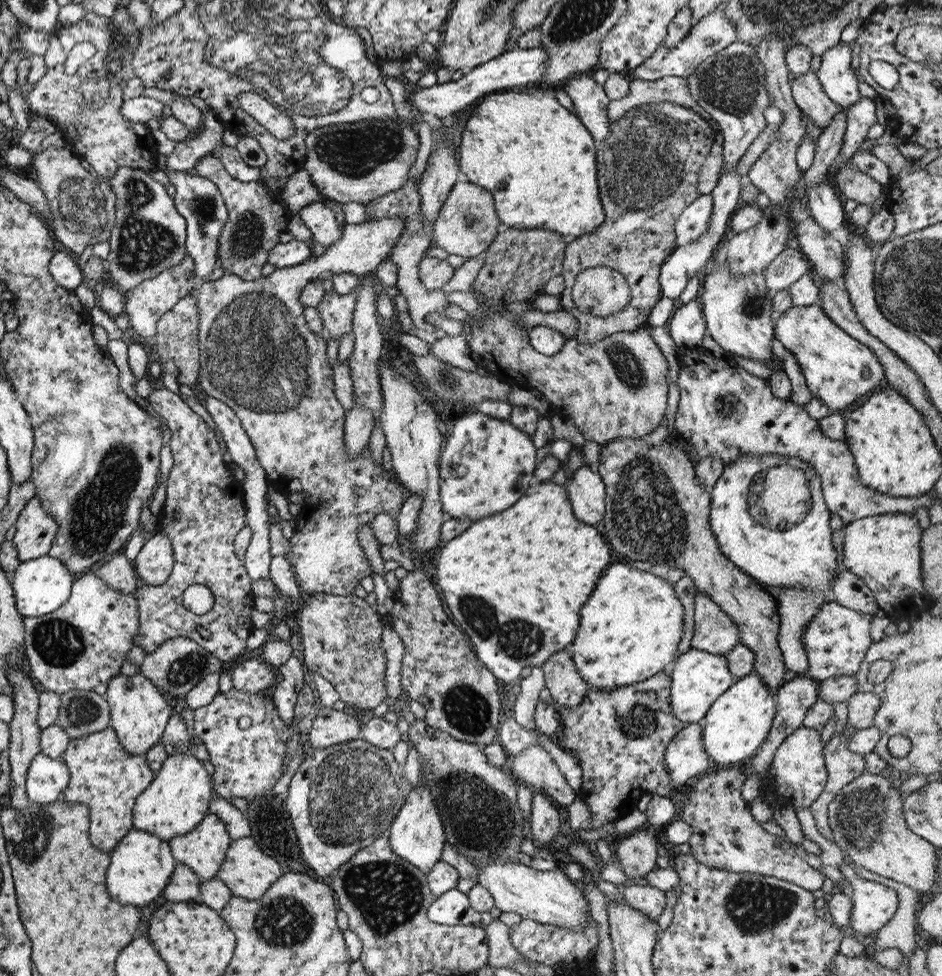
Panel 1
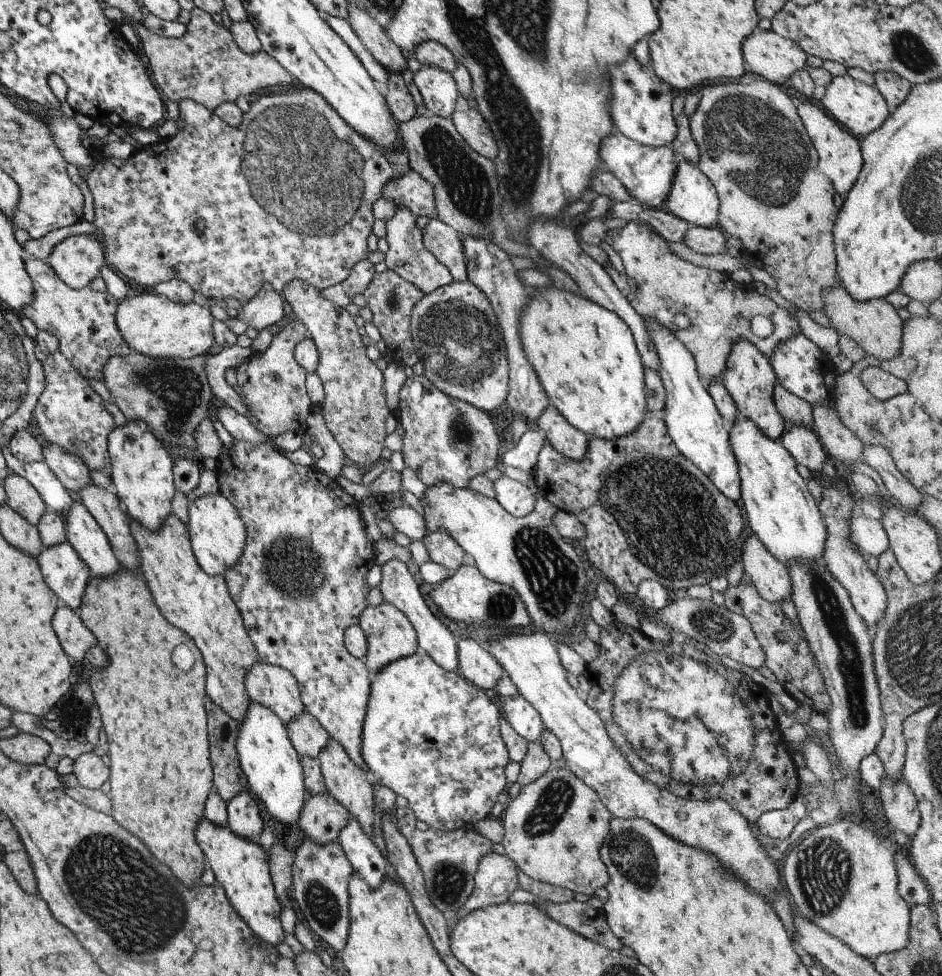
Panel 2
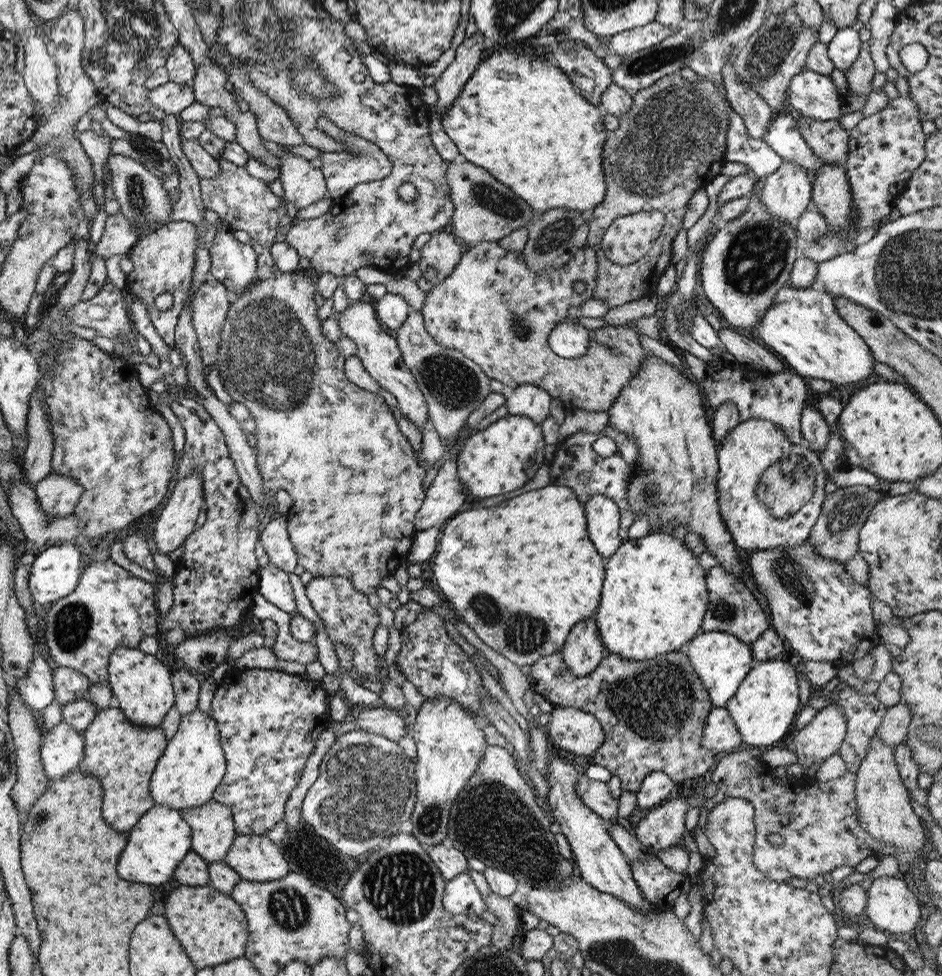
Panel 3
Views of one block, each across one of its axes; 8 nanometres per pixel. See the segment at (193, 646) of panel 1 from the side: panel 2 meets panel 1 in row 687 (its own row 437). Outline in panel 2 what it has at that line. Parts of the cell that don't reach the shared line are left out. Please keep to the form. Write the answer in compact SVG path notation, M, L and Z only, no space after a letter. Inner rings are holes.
M131 351L125 356L114 355L108 358L103 366L103 382L109 395L113 399L115 406L121 414L124 414L126 420L143 420L153 436L160 442L167 442L173 446L185 446L185 448L195 448L193 442L193 430L201 419L207 416L207 406L211 400L211 388L207 384L205 372L203 372L204 356L196 356L190 359L181 358L149 358L139 352Z

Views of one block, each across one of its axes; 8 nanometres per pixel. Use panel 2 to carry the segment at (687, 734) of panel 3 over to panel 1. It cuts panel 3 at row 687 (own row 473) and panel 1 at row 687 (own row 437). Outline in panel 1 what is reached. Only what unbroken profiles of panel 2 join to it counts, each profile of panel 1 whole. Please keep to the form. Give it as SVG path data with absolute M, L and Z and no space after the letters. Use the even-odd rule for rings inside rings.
M659 671L641 682L619 686L608 690L589 688L583 700L575 708L561 708L555 704L555 700L549 696L549 690L543 687L539 693L539 701L551 706L558 712L562 720L562 730L555 740L564 749L571 749L577 754L577 764L581 777L581 787L577 795L587 804L589 810L589 828L595 829L614 822L622 816L627 816L631 810L635 810L637 800L642 794L657 793L667 796L669 793L667 770L663 762L663 751L667 743L673 739L685 723L679 722L669 708L669 687L671 678L669 674Z

